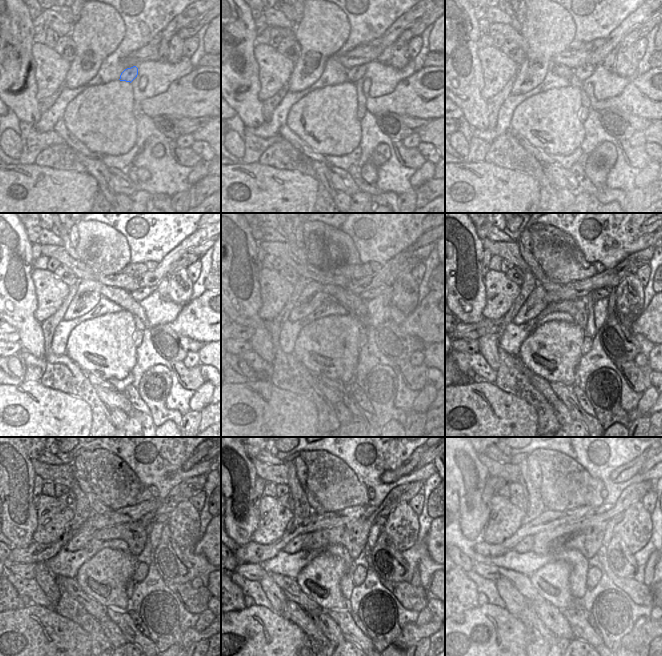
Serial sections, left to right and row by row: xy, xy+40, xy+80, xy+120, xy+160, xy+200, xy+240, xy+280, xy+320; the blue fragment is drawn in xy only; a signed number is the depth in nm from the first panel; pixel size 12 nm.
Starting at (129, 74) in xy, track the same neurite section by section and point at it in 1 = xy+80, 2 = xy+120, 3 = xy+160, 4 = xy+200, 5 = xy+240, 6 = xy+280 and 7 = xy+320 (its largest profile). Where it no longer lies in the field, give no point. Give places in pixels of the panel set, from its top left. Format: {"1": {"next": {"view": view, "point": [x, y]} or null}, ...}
{"1": {"next": {"view": "xy+80", "point": [585, 71]}}, "2": {"next": {"view": "xy+120", "point": [139, 294]}}, "3": {"next": {"view": "xy+160", "point": [373, 293]}}, "4": {"next": {"view": "xy+200", "point": [600, 293]}}, "5": {"next": {"view": "xy+240", "point": [160, 517]}}, "6": {"next": {"view": "xy+280", "point": [383, 516]}}, "7": {"next": {"view": "xy+320", "point": [609, 514]}}}

